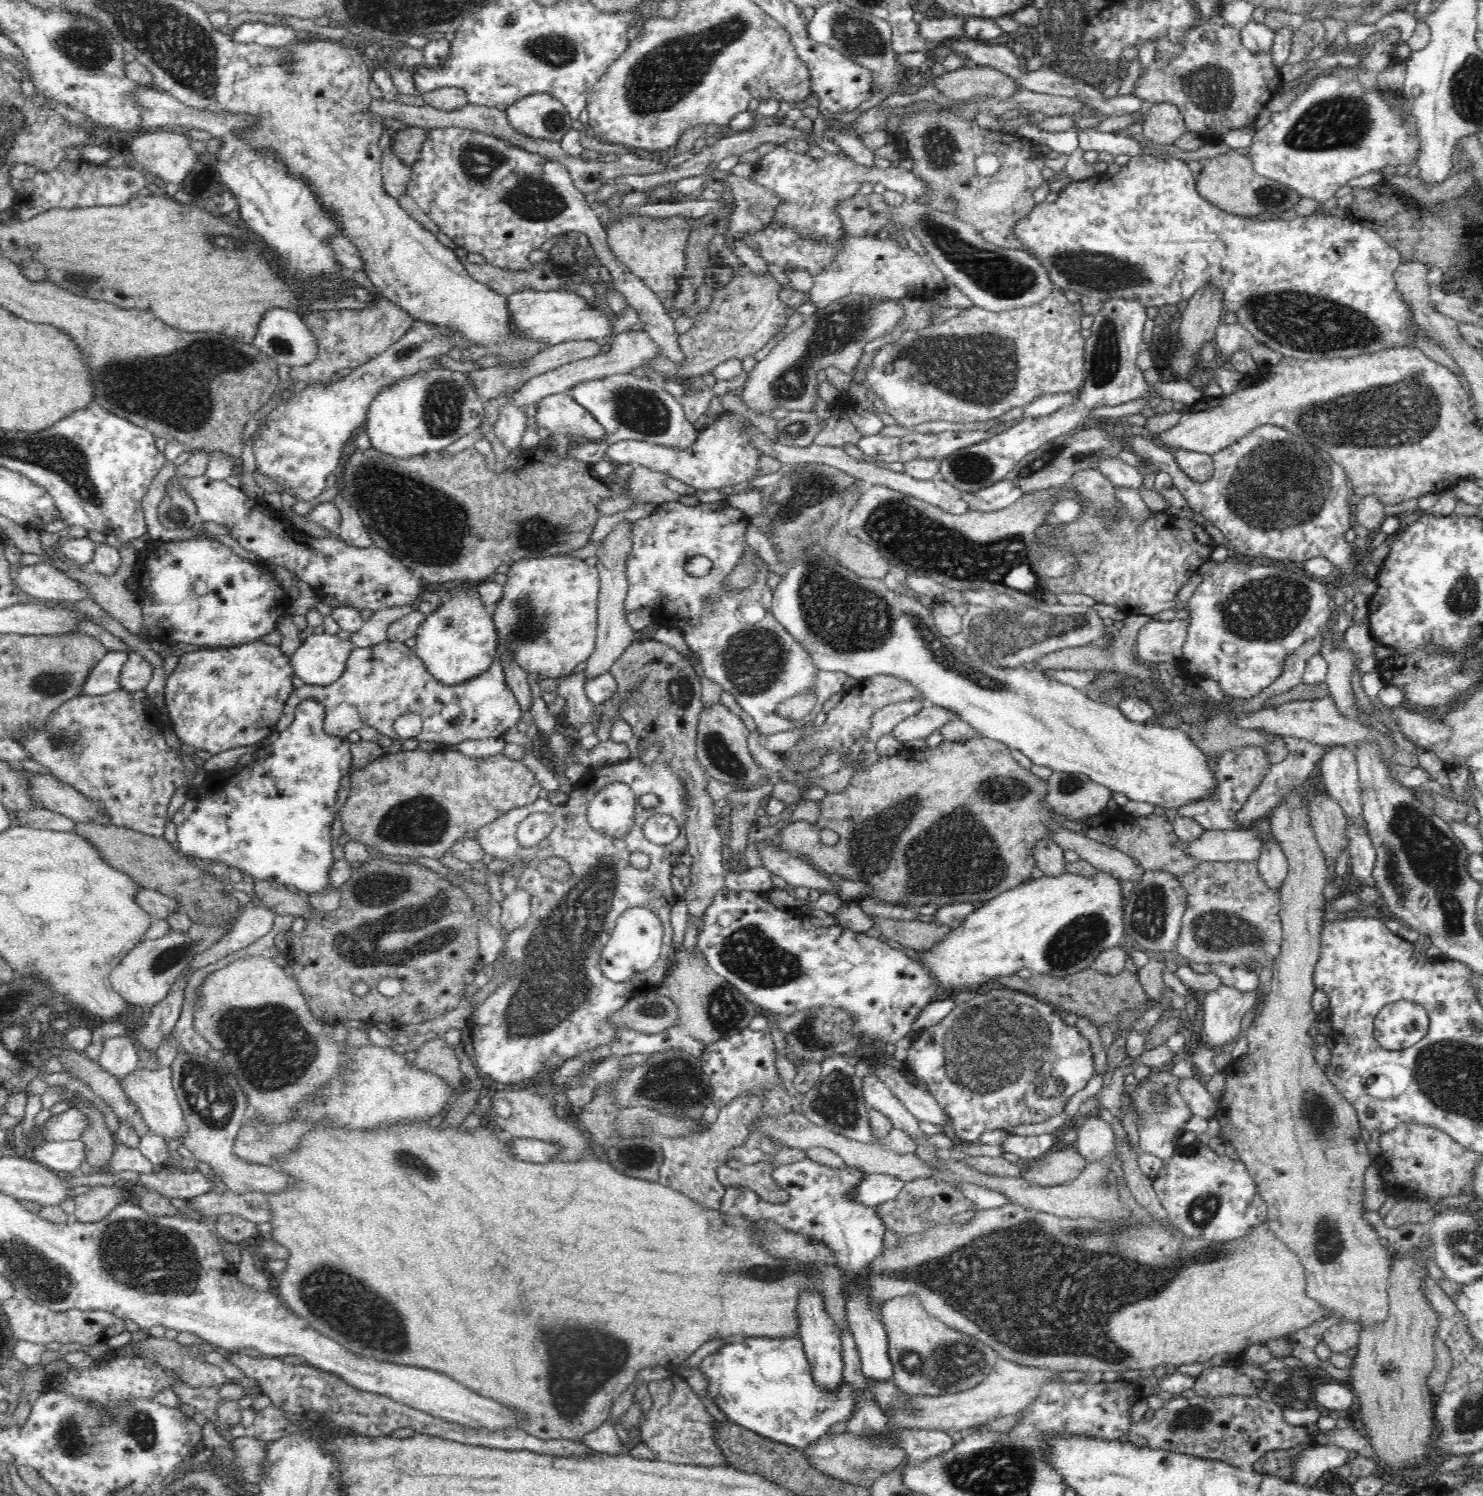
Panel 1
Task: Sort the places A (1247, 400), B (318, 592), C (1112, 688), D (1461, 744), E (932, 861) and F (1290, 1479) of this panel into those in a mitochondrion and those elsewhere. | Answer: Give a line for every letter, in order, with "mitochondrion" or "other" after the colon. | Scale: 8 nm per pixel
A: other
B: other
C: mitochondrion
D: other
E: mitochondrion
F: other

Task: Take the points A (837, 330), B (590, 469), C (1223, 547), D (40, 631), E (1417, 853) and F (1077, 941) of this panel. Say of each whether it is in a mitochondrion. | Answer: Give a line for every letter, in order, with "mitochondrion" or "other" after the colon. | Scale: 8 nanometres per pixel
A: mitochondrion
B: other
C: other
D: other
E: mitochondrion
F: mitochondrion

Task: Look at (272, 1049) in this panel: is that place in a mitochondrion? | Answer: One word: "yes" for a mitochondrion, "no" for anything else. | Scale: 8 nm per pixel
yes

